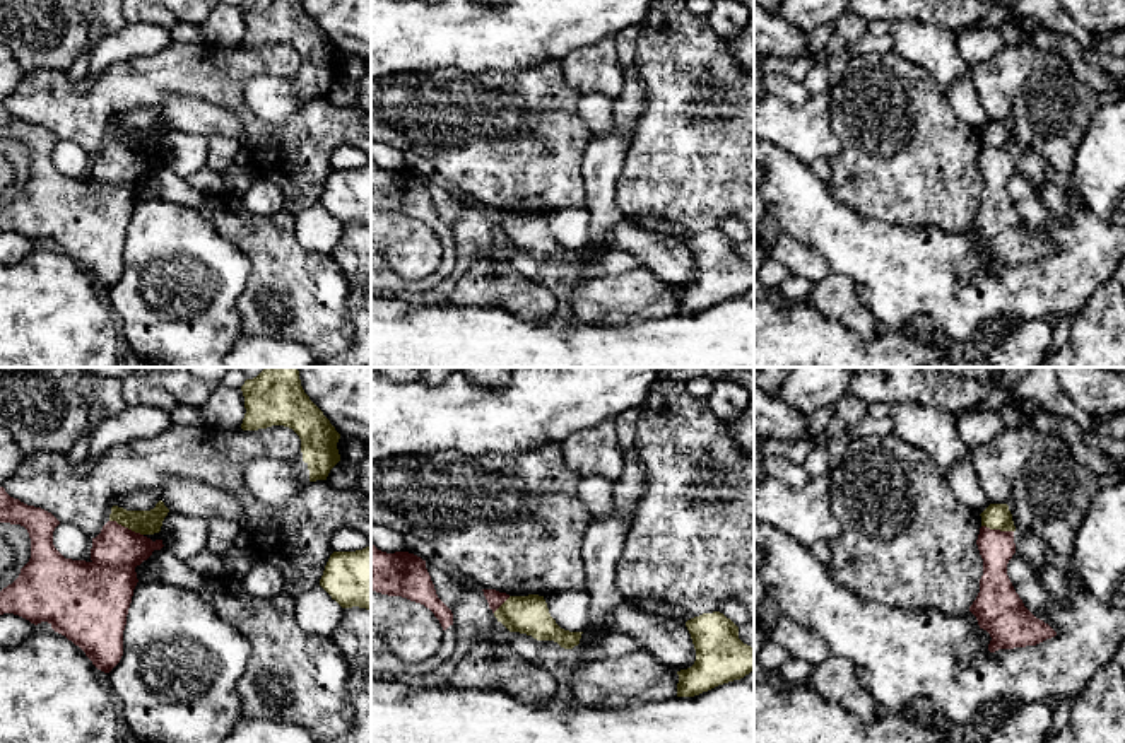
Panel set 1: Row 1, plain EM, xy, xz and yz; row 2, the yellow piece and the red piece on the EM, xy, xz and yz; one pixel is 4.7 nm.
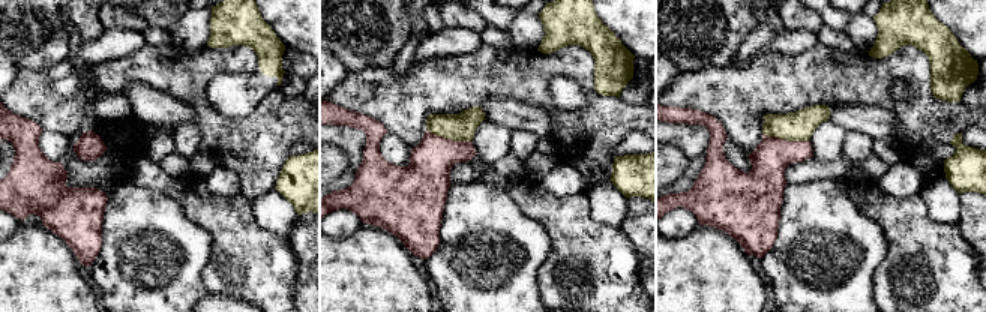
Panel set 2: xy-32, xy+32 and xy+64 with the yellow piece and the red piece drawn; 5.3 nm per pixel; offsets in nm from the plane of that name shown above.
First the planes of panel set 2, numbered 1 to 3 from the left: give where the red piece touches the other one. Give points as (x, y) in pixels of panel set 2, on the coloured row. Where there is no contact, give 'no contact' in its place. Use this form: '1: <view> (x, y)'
1: no contact
2: xy+32 (449, 138)
3: xy+64 (785, 138)

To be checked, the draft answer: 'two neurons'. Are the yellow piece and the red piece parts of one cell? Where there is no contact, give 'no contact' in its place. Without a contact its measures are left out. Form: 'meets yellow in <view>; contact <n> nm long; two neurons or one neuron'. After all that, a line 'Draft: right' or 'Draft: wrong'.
meets yellow in xy; contact 180 nm long; two neurons
Draft: right

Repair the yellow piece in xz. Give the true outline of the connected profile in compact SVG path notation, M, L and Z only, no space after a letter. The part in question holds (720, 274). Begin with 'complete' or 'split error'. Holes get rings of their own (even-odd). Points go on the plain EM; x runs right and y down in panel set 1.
complete | M720 229L686 239L696 278L677 289L677 314L694 314L718 302L740 297L754 287L754 266L739 256L739 244Z

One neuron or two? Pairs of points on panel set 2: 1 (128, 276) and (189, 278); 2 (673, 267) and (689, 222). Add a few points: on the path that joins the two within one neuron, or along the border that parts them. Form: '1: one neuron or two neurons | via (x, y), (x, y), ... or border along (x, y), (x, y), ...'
1: one neuron | via (143, 276), (174, 278)
2: two neurons | border along (698, 224), (686, 234), (671, 239)

